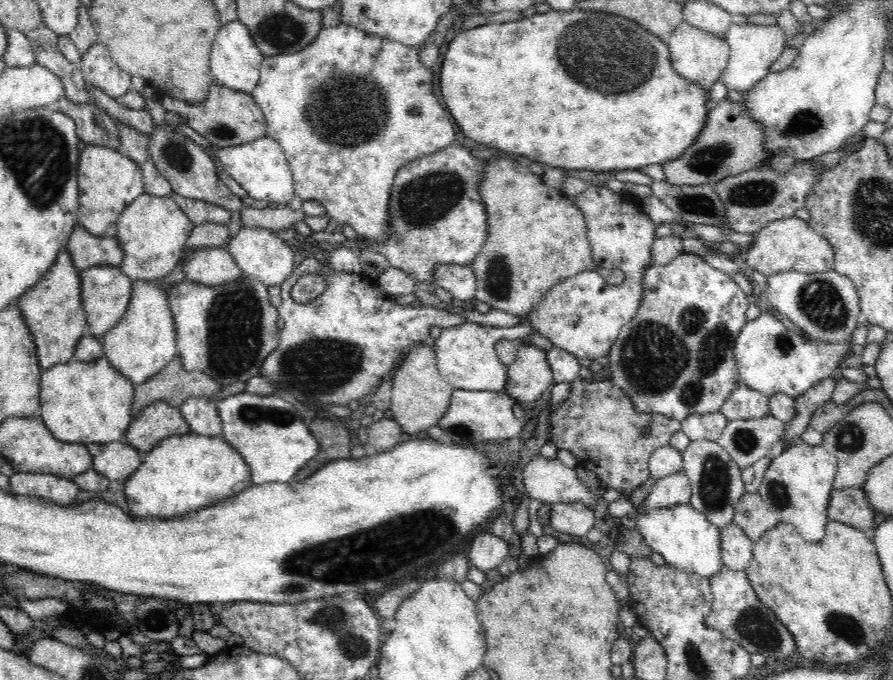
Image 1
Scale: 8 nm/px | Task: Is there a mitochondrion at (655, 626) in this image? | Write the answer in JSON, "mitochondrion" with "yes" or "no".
{"mitochondrion":"no"}

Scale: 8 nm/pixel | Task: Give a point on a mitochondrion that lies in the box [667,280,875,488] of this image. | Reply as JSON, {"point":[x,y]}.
{"point":[850,438]}

